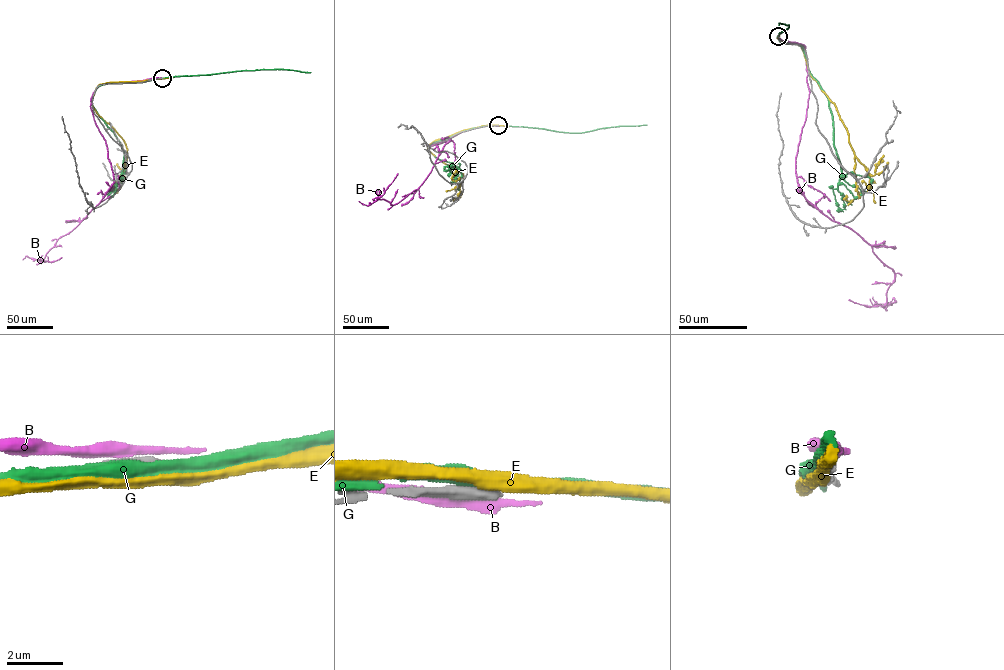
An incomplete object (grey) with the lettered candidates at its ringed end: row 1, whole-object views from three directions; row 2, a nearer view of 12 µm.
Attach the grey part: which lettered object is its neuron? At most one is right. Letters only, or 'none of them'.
none of them

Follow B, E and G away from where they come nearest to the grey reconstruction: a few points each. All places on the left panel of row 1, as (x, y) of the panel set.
B: (160, 78), (105, 84), (93, 93), (90, 109), (105, 141), (113, 182), (43, 261), (62, 257)
E: (162, 78), (110, 82), (95, 89), (92, 106), (127, 149), (116, 188), (121, 186)
G: (161, 78), (104, 84), (94, 92), (91, 105), (113, 132), (123, 152), (116, 192), (107, 196)

